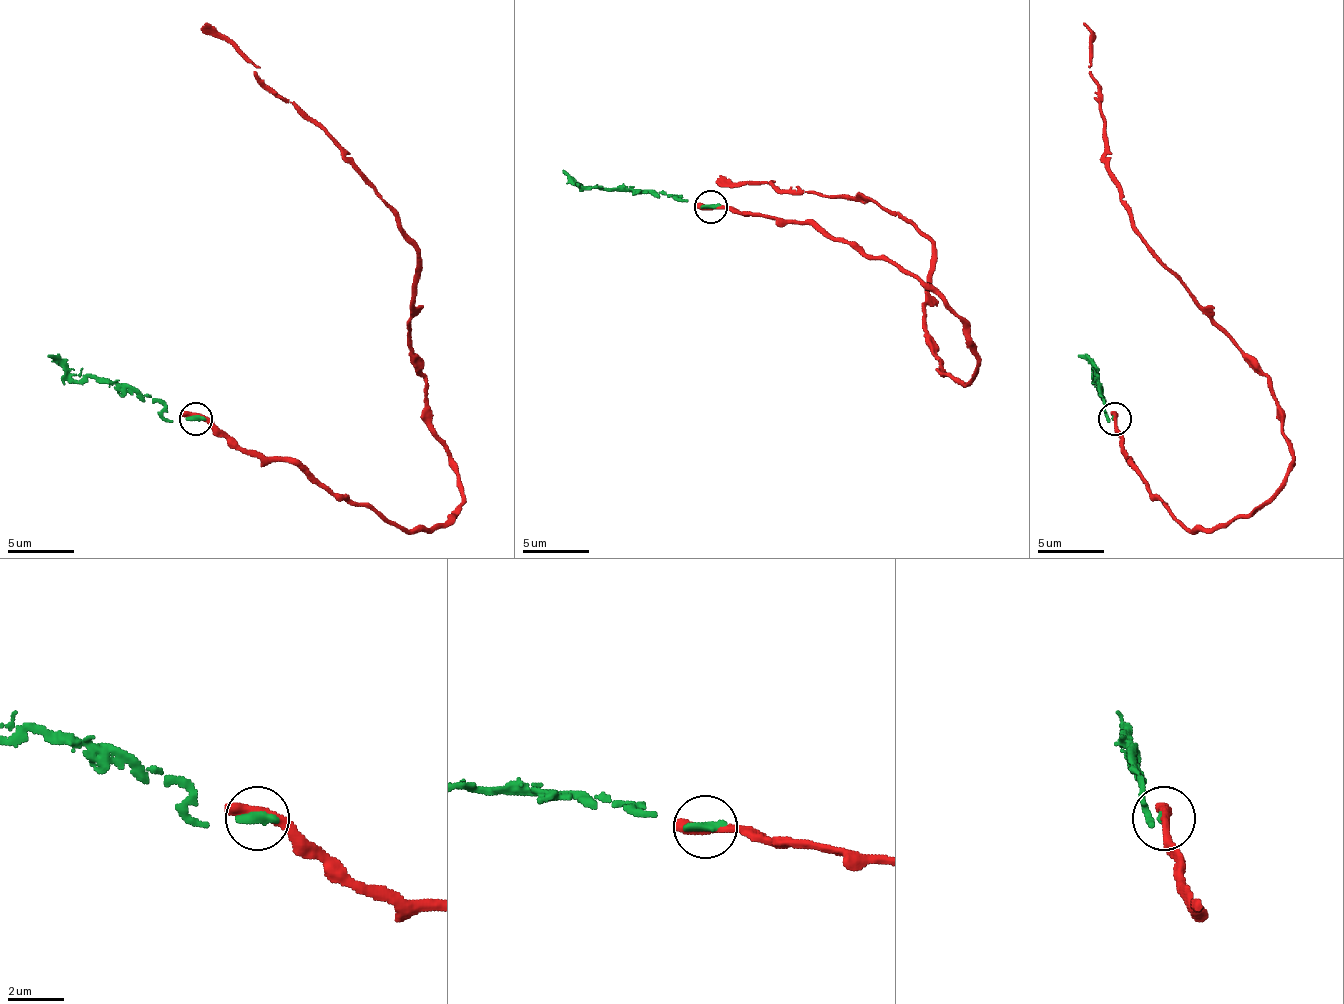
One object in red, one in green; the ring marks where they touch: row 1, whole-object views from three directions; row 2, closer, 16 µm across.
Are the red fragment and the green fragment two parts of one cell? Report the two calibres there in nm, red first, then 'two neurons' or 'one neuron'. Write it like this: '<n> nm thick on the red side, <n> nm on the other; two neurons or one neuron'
320 nm thick on the red side, 360 nm on the other; two neurons

